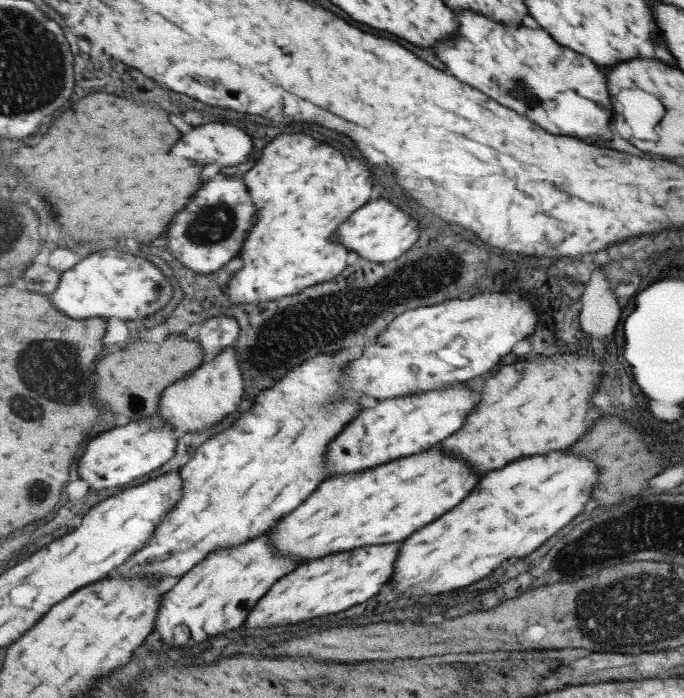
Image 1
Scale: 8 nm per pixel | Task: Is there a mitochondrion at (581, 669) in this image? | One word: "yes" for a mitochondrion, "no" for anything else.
no

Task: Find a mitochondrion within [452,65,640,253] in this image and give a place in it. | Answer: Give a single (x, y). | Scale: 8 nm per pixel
(514, 86)

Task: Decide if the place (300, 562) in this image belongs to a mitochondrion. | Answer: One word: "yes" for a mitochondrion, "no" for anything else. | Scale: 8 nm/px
no

